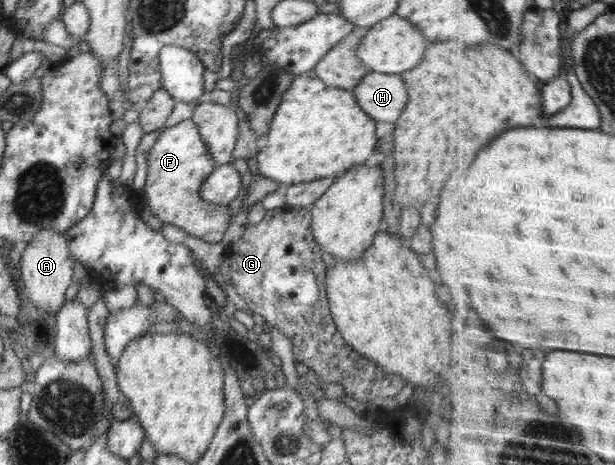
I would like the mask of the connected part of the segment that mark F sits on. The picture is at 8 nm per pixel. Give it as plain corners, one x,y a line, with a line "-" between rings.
192,119
179,122
172,128
163,131
153,147
150,148
147,161
147,176
144,191
146,192
146,202
153,216
157,216
164,224
172,224
177,229
200,238
208,243
219,243
223,234
232,219
229,220
229,204
209,204
200,196
200,186
204,184
205,179
214,171
217,166
212,159
207,145
201,140
199,128
193,123

